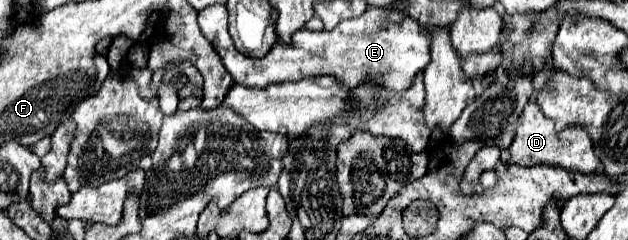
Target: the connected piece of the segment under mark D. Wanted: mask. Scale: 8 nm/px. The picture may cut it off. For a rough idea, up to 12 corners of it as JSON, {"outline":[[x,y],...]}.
{"outline":[[527,103],[509,165],[553,163],[587,175],[601,167],[583,127],[555,131]]}

